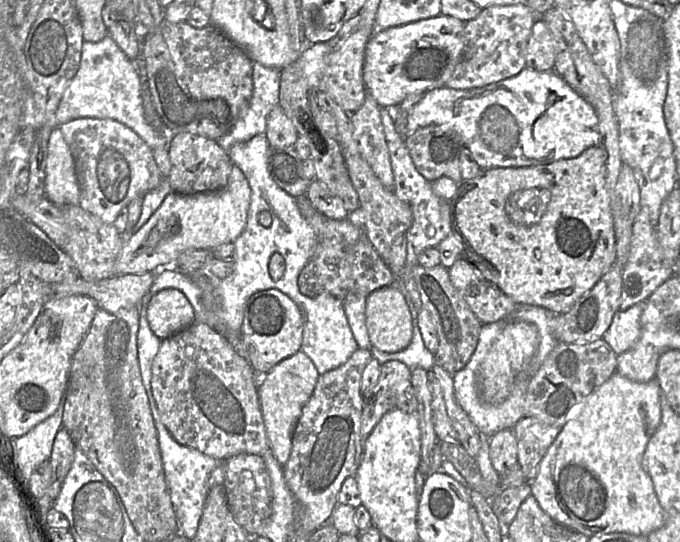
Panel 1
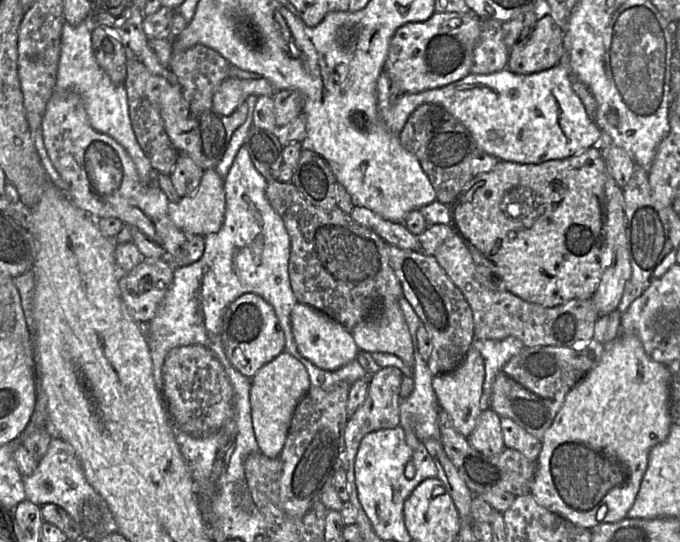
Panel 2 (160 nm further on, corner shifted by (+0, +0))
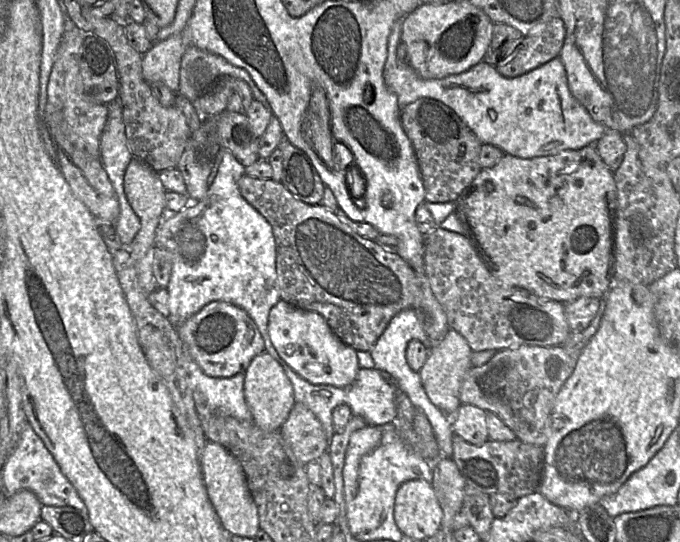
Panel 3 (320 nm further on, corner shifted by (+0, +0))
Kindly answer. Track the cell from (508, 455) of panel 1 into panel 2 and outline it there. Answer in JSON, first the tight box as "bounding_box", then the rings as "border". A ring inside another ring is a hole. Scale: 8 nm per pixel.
{"bounding_box":[467,407,506,456],"border":[[[484,407],[476,427],[467,440],[474,449],[485,455],[493,456],[501,453],[506,448],[501,429],[501,417],[491,408]]]}

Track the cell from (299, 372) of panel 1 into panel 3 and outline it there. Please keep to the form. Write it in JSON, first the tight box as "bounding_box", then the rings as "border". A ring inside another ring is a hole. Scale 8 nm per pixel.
{"bounding_box":[244,352,296,432],"border":[[[266,352],[256,355],[246,369],[244,393],[253,422],[267,432],[279,431],[296,403],[292,384],[283,367]]]}

